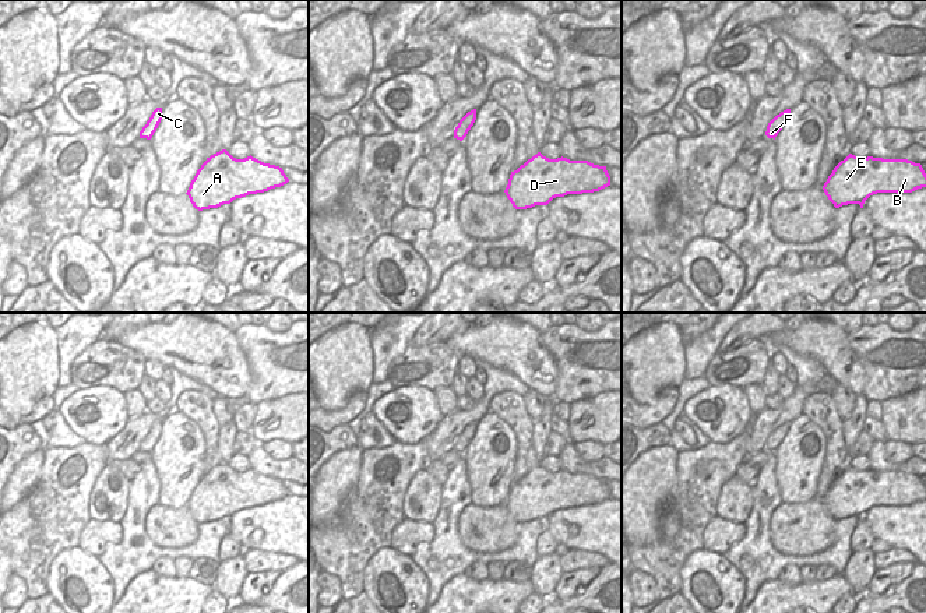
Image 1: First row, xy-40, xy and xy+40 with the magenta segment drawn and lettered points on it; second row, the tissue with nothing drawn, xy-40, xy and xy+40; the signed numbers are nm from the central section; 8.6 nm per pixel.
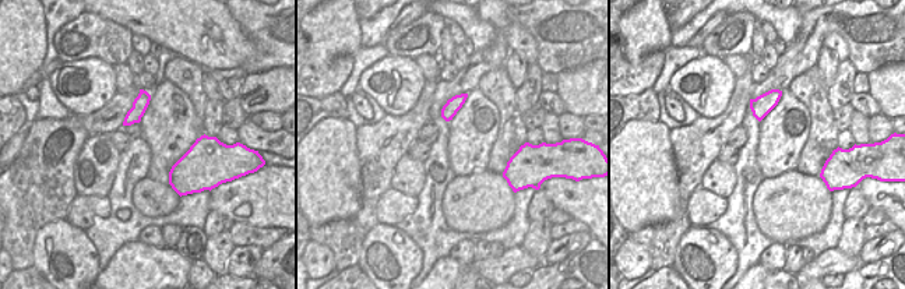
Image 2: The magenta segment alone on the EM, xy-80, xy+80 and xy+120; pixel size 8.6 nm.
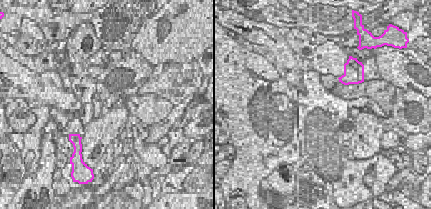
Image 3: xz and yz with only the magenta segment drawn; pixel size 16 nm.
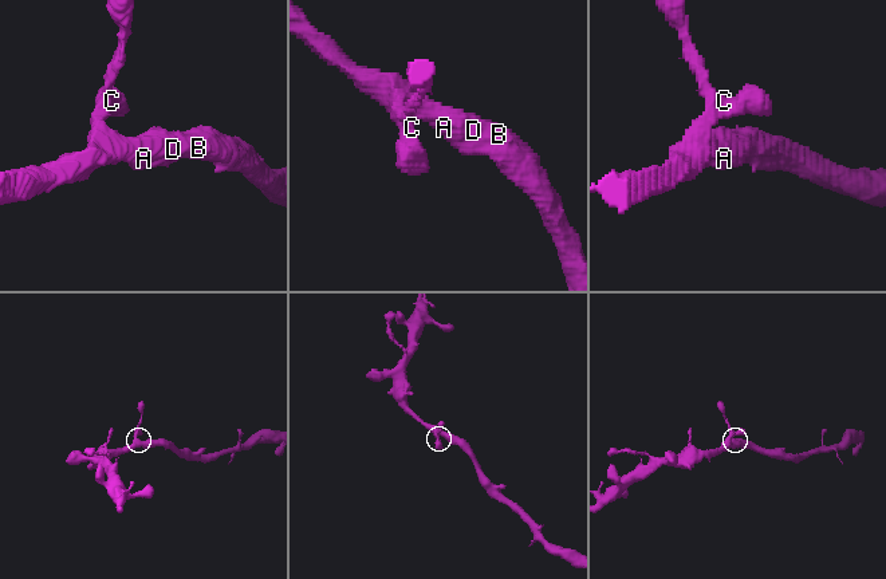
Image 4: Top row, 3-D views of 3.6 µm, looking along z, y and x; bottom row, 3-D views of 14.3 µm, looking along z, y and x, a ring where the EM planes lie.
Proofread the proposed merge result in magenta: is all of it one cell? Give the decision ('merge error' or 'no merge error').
no merge error

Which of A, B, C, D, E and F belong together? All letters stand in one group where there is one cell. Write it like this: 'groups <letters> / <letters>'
groups A B C D E F

